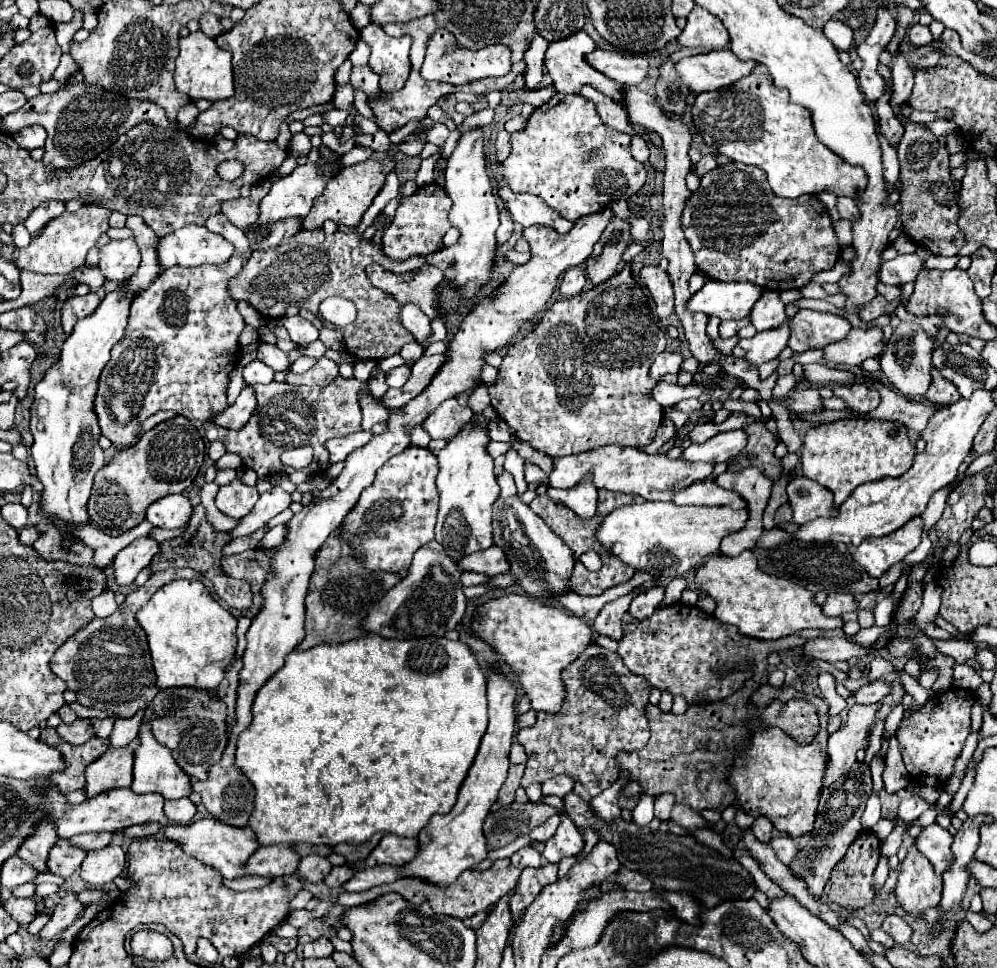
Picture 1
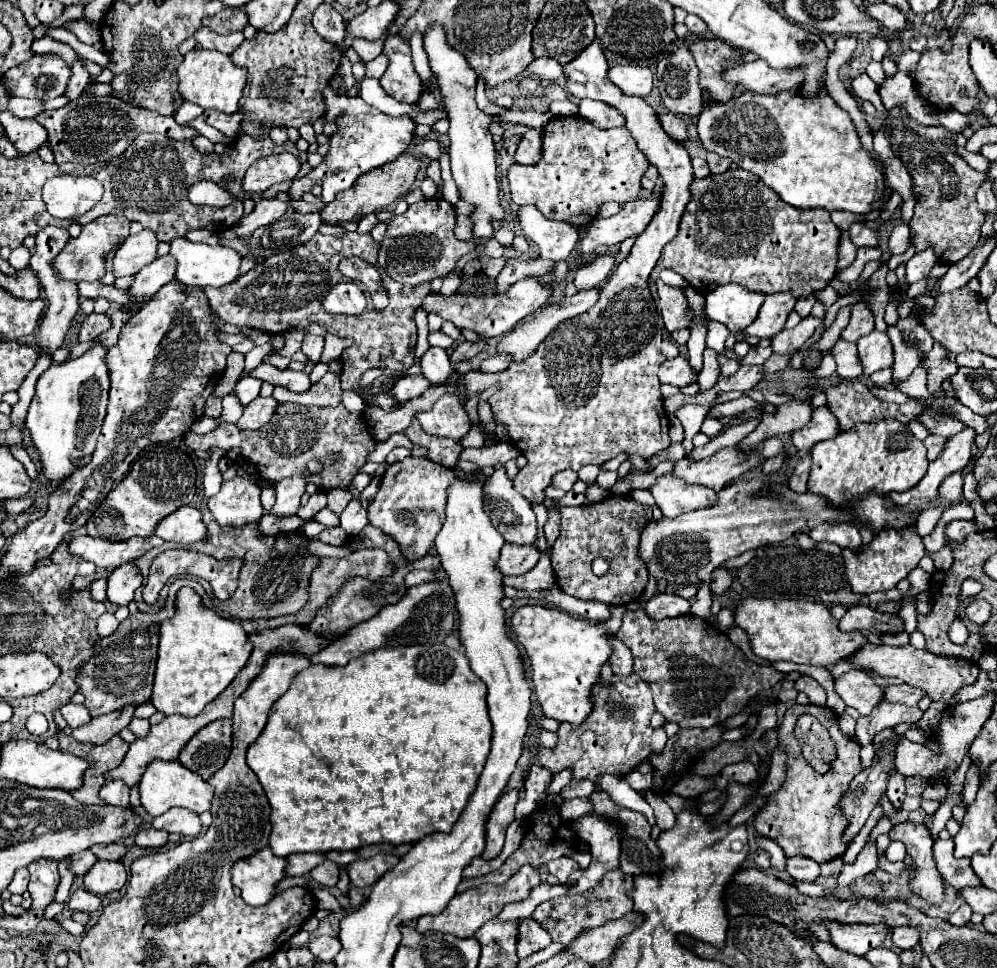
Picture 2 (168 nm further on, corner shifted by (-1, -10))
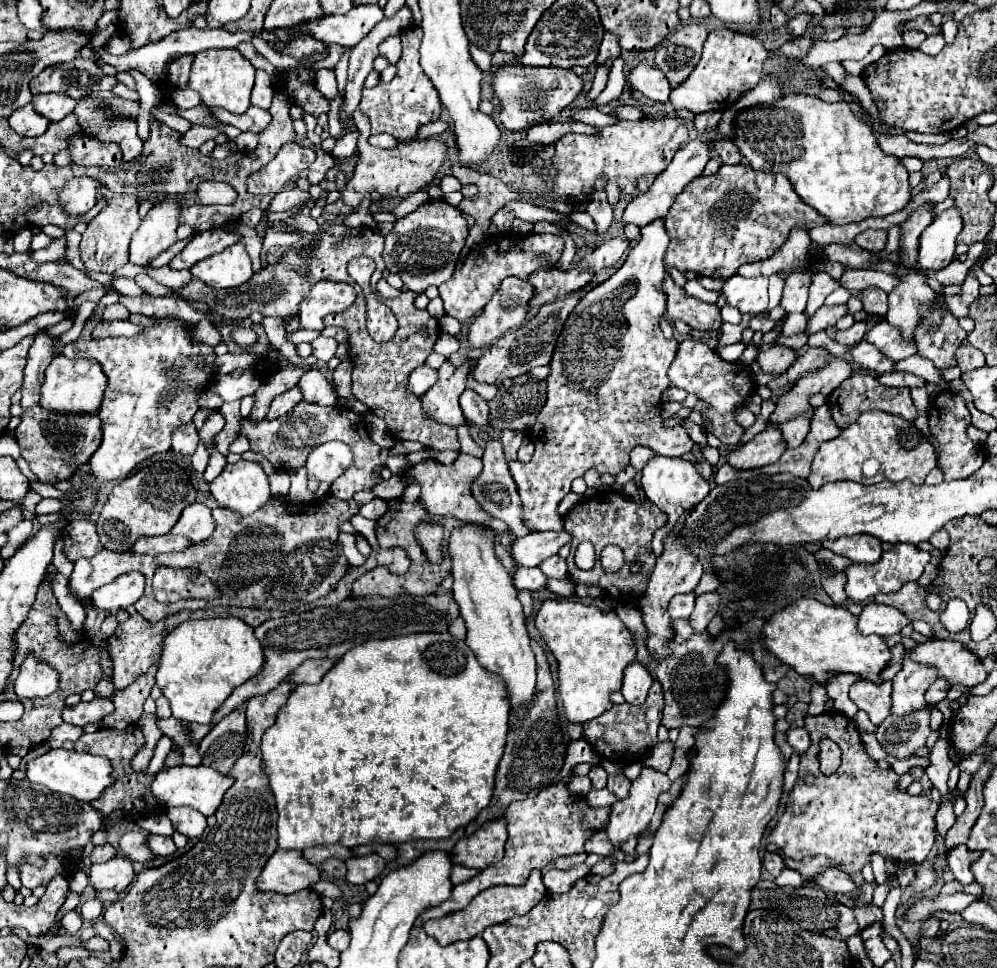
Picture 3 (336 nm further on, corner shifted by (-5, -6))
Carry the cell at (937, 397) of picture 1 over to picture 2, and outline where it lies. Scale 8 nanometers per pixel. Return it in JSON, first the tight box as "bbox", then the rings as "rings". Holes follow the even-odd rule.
{"bbox":[923,343,959,395],"rings":[[[935,343],[931,353],[925,357],[925,363],[923,363],[927,367],[927,389],[933,395],[937,391],[941,391],[941,383],[957,373],[959,369],[957,363],[949,361],[945,357],[947,357],[947,351],[939,343]]]}

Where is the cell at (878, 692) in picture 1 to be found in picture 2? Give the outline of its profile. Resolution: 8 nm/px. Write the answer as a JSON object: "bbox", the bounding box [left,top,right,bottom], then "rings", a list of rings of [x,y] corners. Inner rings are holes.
{"bbox":[883,685,925,705],"rings":[[[887,685],[883,687],[883,701],[887,703],[905,703],[905,705],[917,705],[917,701],[923,697],[925,693],[917,687],[911,685]]]}

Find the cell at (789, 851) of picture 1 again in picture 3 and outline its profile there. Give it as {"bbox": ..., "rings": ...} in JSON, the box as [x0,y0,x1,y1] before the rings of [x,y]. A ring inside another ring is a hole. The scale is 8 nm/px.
{"bbox":[815,867,859,901],"rings":[[[829,867],[827,871],[823,871],[823,873],[815,879],[815,885],[821,887],[823,891],[829,891],[829,893],[849,895],[853,901],[859,899],[857,885],[855,885],[855,881],[851,879],[851,875],[839,871],[839,869],[835,869],[835,867]]]}

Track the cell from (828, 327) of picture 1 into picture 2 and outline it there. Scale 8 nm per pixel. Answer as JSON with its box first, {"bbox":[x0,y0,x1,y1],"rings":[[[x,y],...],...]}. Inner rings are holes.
{"bbox":[831,337,863,379],"rings":[[[839,337],[837,343],[831,347],[831,355],[837,361],[837,373],[841,377],[853,379],[853,377],[859,377],[863,373],[859,357],[857,357],[855,343],[849,343],[849,341],[845,341],[845,339]]]}

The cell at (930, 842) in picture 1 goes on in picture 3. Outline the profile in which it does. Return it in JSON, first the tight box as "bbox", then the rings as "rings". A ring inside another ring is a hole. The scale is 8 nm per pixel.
{"bbox":[947,845,981,885],"rings":[[[965,845],[957,847],[957,851],[953,849],[953,851],[947,853],[947,865],[953,871],[953,875],[955,875],[957,881],[961,881],[963,885],[967,885],[967,883],[973,881],[971,863],[975,859],[979,859],[979,855],[981,855],[979,851],[969,851]]]}

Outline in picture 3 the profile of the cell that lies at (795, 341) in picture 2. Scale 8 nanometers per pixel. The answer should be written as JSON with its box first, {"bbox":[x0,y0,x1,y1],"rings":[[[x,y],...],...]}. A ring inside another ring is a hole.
{"bbox":[807,305,849,333],"rings":[[[823,305],[821,309],[817,309],[815,315],[809,317],[809,323],[807,323],[807,331],[809,333],[817,333],[817,331],[823,331],[827,327],[833,327],[843,315],[847,315],[849,309],[847,305]]]}

